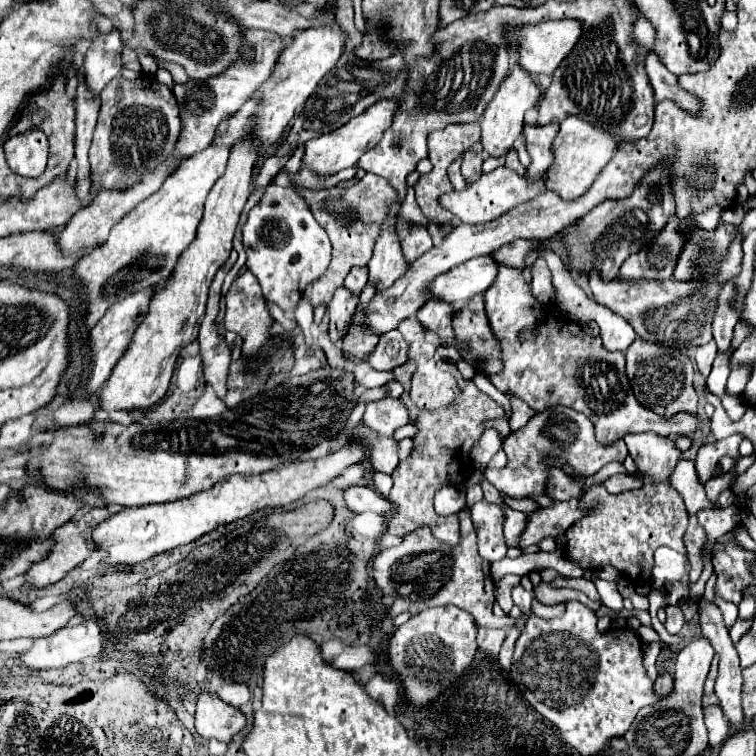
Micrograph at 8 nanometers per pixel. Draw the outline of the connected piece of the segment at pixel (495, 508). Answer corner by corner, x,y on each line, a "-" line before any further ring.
478,501
470,507
474,529
478,533
478,551
486,561
498,561
506,555
506,539
502,533
504,511
496,503

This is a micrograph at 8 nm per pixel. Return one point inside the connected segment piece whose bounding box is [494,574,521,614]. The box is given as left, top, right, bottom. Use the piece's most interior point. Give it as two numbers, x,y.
502,593

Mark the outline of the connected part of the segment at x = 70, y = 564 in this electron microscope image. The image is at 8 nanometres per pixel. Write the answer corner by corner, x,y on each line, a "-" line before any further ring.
98,507
98,509
84,509
82,513
74,515
74,519
70,519
66,525
58,527
54,531
54,549
50,551
50,555
36,563
36,567
32,567
26,575
28,575
28,585
34,587
46,587
52,585
56,581
60,581
66,573
70,573
74,567
78,567
84,559
88,559
92,555
92,551
96,549
96,543
92,541
92,531
96,529
96,525
100,525
102,521
106,521
110,517
108,507

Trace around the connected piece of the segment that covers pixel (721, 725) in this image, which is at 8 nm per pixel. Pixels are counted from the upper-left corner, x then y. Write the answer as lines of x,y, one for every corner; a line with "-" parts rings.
720,705
704,707
704,723
706,723
708,735
710,735
710,745
714,745
714,747
722,745
722,741
730,735
728,719
726,719

